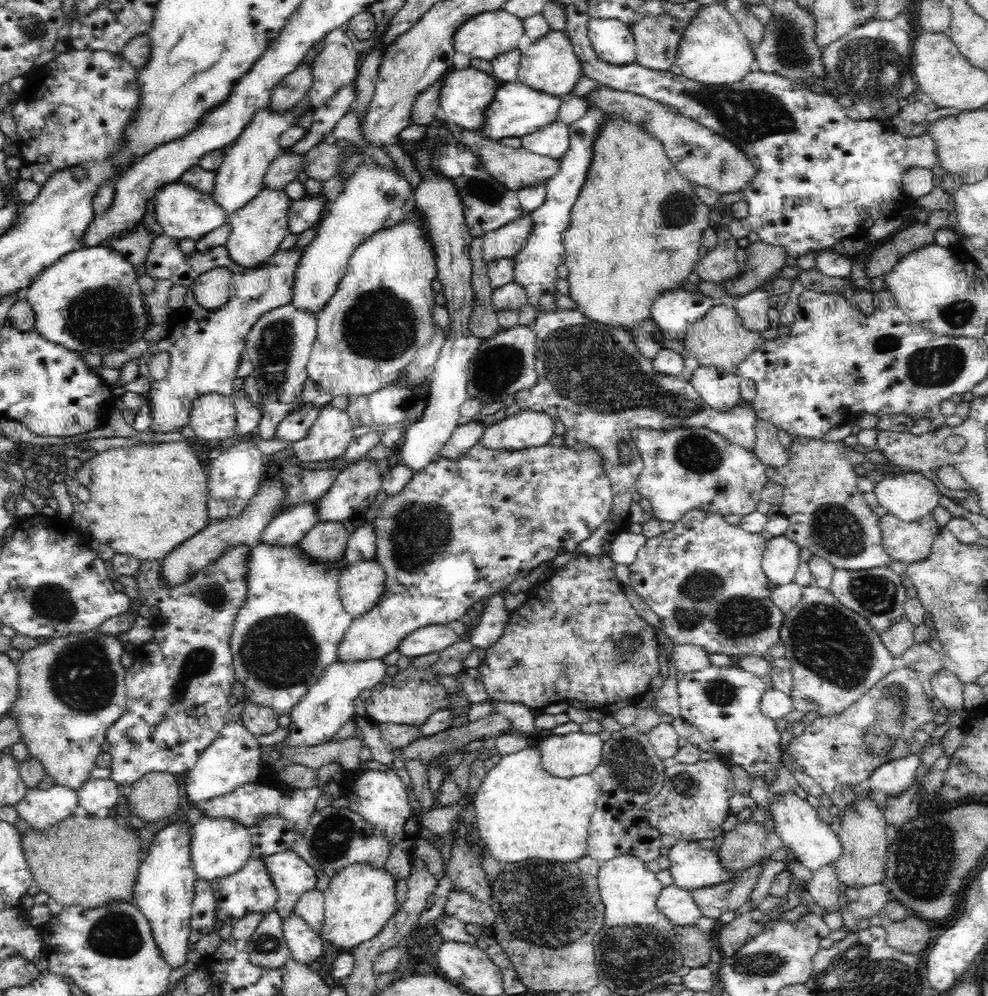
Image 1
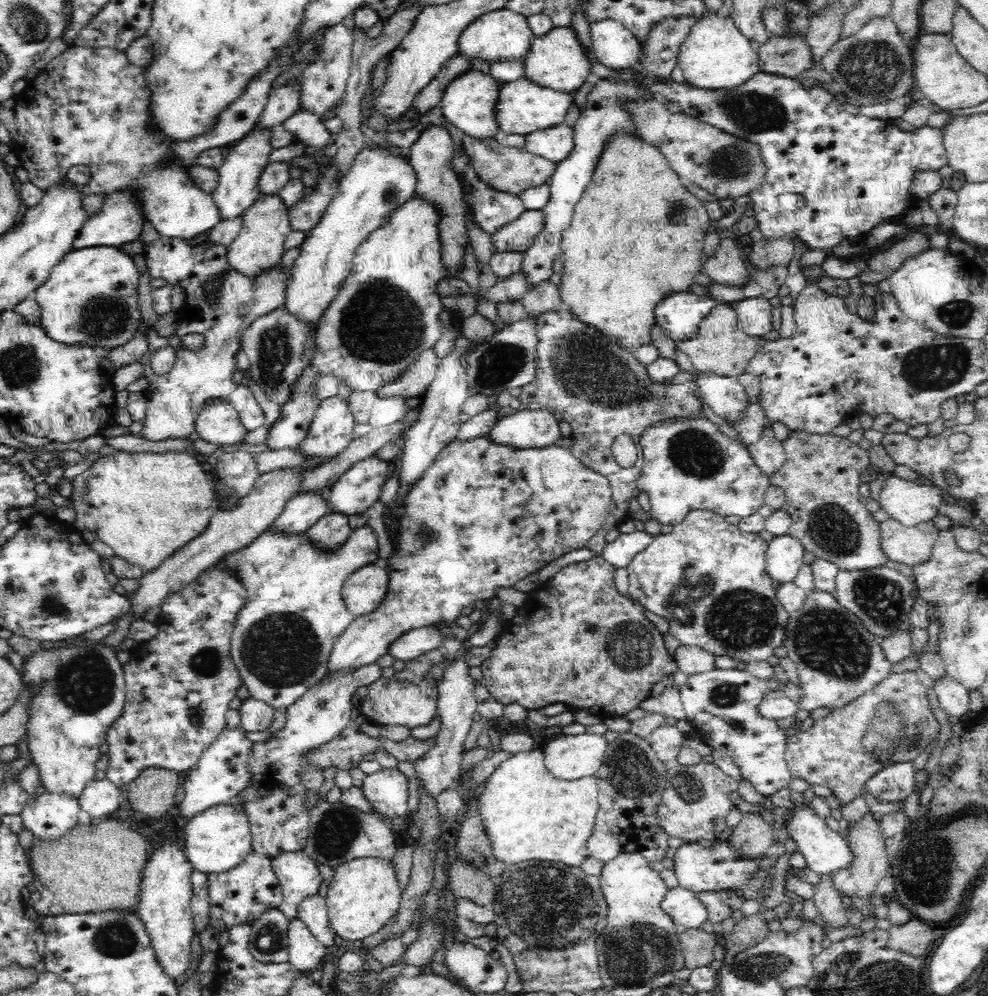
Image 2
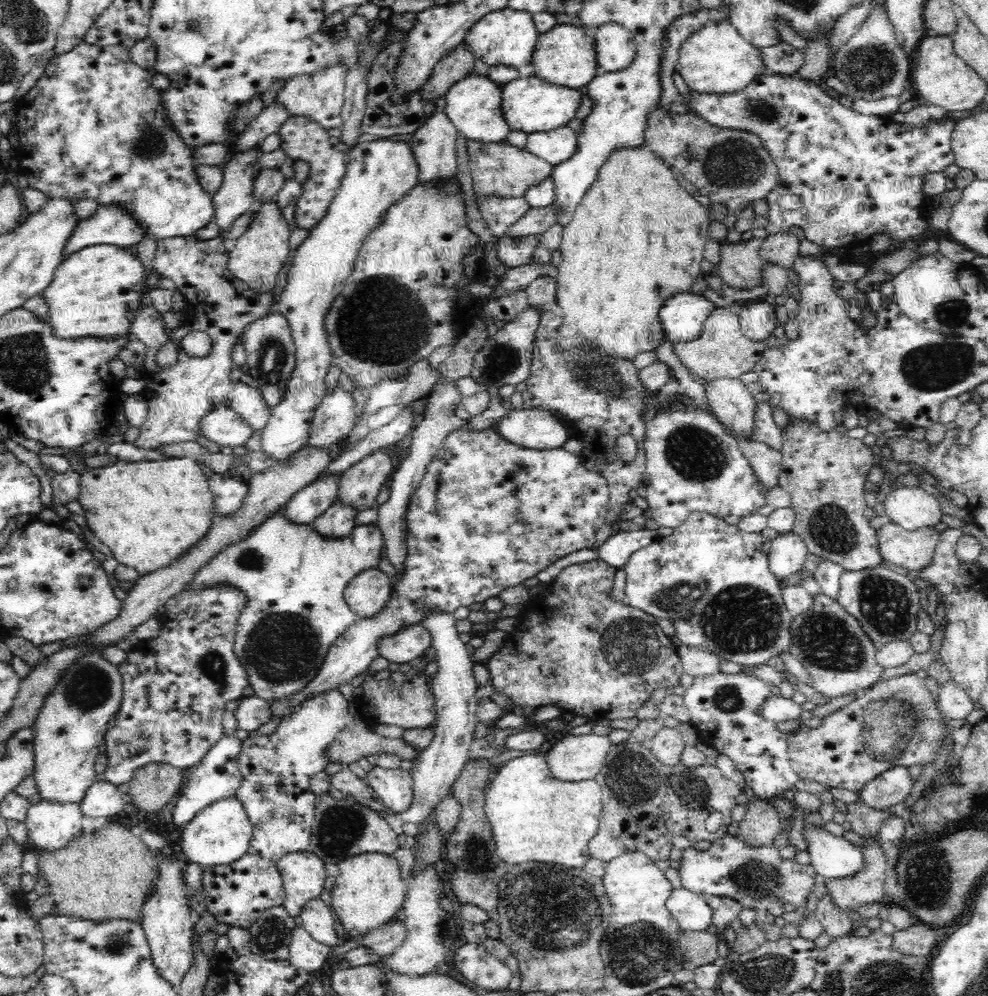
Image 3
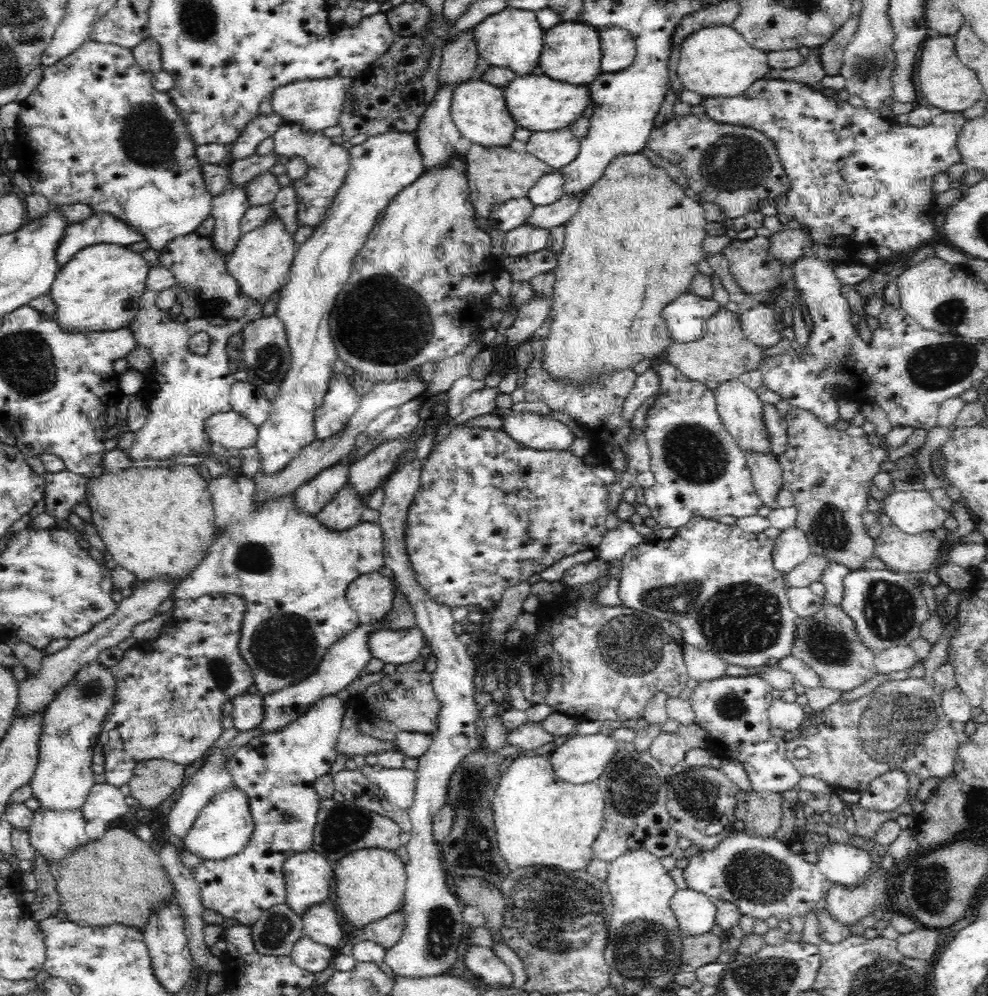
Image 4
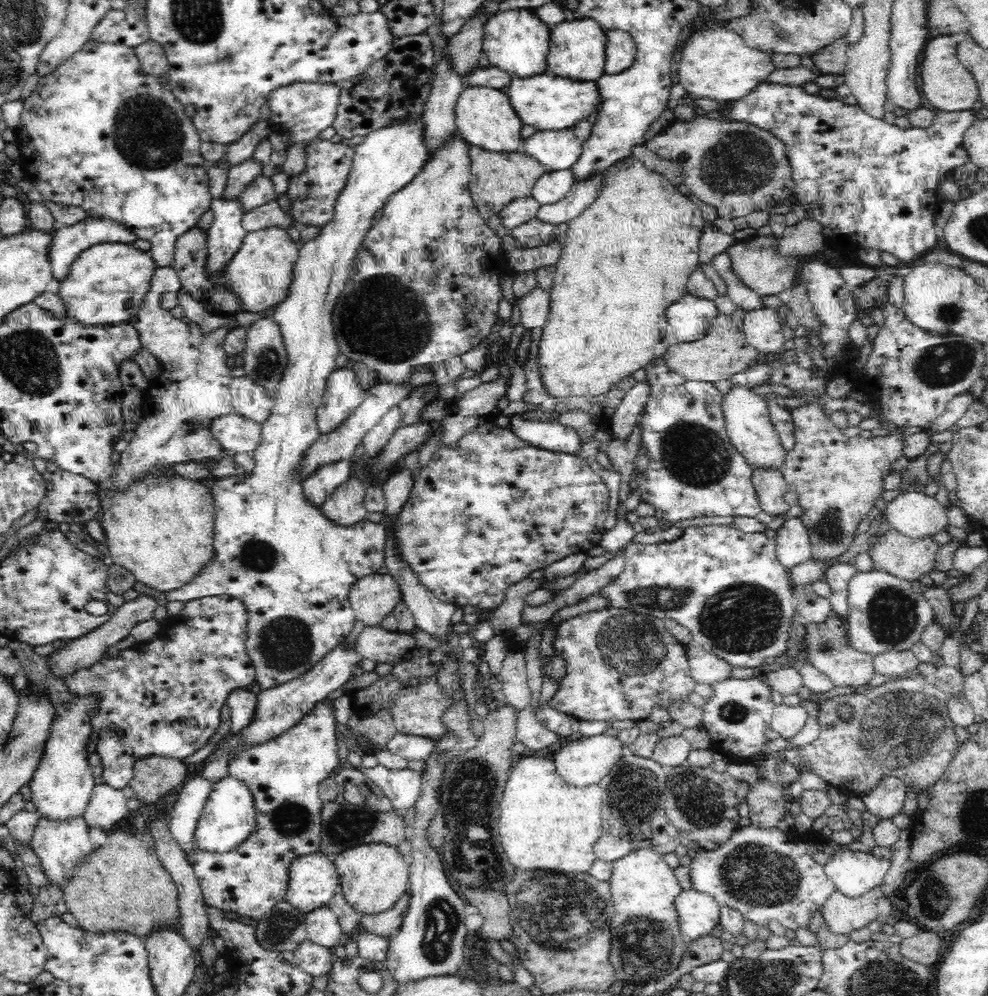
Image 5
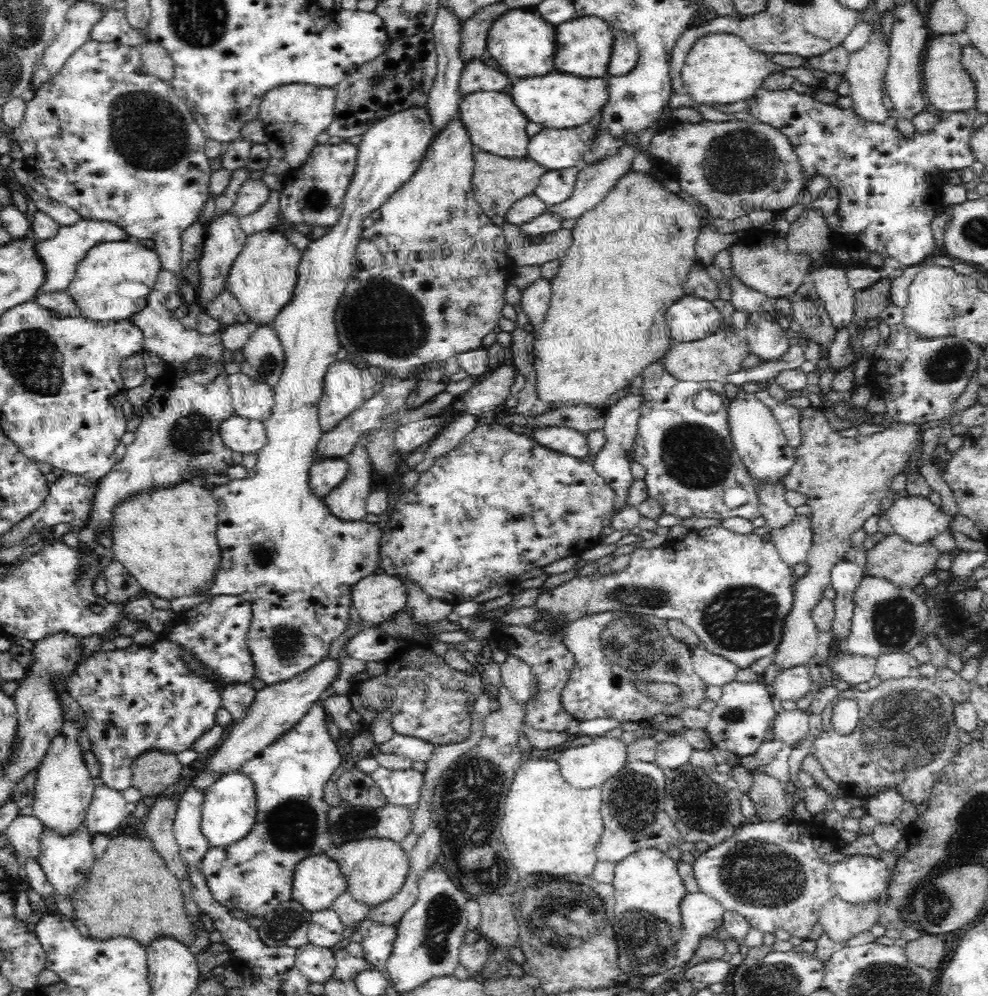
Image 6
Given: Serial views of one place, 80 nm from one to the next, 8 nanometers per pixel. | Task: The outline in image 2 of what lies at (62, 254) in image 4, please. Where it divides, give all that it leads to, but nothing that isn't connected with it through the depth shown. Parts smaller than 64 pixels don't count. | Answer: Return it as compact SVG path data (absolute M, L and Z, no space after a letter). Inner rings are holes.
M132 189L114 192L104 199L104 204L98 214L86 219L79 235L74 239L73 250L102 245L118 247L126 242L134 242L140 238L144 221L141 206L139 206L138 199Z

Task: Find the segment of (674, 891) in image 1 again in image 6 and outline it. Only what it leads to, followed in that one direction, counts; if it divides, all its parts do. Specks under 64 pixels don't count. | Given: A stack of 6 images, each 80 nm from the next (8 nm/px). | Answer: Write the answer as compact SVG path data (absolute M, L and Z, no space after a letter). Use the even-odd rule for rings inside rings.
M701 891L689 893L680 904L683 935L676 946L677 967L695 956L700 942L722 925L725 911L714 899Z

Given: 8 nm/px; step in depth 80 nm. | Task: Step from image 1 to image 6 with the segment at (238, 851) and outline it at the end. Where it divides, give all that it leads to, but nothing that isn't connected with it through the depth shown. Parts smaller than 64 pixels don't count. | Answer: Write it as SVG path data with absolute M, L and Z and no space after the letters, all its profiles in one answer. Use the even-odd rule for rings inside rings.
M240 771L222 775L211 784L203 800L200 831L209 847L223 847L238 842L252 830L258 816L256 789L250 777Z

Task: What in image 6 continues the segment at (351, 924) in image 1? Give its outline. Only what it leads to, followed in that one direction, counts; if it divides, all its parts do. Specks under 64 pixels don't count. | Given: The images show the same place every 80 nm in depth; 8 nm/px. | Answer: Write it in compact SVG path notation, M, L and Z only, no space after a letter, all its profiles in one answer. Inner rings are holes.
M388 838L356 839L337 846L330 847L325 852L330 858L339 862L342 874L348 882L348 892L352 897L371 908L376 908L396 897L407 881L409 872L409 856L400 847L399 842Z

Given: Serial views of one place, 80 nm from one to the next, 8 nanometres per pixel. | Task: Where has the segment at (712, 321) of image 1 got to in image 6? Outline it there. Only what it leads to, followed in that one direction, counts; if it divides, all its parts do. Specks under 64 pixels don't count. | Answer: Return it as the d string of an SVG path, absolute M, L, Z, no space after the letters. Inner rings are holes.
M723 320L718 322L716 330L706 338L692 342L676 343L663 356L665 369L674 377L688 382L727 382L729 374L741 369L742 360L749 350L749 343L737 331L730 331Z

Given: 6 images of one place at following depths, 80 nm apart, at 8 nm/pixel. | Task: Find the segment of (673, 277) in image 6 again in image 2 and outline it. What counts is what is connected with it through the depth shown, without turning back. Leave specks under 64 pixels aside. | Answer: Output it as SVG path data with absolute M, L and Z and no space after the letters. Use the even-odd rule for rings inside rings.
M616 134L604 146L604 150L600 154L600 160L596 162L592 180L583 196L576 203L573 218L568 228L563 230L561 247L564 270L560 276L561 284L559 286L561 299L569 306L569 311L575 316L576 320L599 330L608 340L613 340L620 348L633 350L638 348L638 346L642 346L642 344L652 344L650 330L652 330L652 326L657 324L656 315L654 314L656 304L664 300L669 294L688 291L690 286L694 284L694 276L701 272L704 238L706 238L707 230L715 222L710 219L706 207L704 207L704 202L700 198L696 198L694 194L691 194L686 187L687 183L682 180L678 173L671 169L666 157L660 152L659 148L642 140L636 134L634 136Z

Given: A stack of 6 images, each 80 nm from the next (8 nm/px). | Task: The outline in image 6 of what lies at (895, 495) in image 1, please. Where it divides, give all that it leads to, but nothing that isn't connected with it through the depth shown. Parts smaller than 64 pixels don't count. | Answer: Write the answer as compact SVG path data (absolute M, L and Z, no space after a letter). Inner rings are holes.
M899 497L886 513L894 533L914 545L930 542L949 529L950 517L928 497Z

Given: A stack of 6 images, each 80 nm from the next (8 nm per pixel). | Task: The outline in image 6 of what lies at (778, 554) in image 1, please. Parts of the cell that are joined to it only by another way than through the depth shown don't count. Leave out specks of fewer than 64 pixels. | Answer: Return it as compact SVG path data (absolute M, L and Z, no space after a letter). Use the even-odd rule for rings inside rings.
M806 515L794 516L792 522L780 529L770 529L770 536L788 566L806 562L807 554L813 546L812 526Z

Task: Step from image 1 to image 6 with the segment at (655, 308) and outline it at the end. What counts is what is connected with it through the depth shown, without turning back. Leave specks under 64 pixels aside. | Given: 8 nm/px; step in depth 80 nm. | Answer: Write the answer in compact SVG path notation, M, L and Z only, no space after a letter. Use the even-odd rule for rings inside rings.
M685 294L668 307L665 319L671 339L685 343L712 334L723 317L712 301Z

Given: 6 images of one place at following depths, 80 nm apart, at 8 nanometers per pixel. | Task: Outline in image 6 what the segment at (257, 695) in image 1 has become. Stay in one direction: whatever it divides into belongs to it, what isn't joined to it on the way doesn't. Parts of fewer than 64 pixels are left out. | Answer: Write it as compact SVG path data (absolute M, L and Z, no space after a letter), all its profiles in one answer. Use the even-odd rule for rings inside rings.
M426 105L421 107L412 107L406 110L395 112L394 114L386 115L376 121L376 124L365 132L362 133L361 141L358 145L358 158L356 158L356 170L350 181L348 191L343 198L342 210L340 210L340 218L338 222L335 222L333 226L322 236L322 238L311 240L308 243L308 248L302 252L302 258L300 258L300 264L298 266L298 278L296 280L295 292L292 296L292 300L280 310L278 316L274 318L273 327L275 332L282 343L283 353L285 354L285 365L280 375L280 380L276 383L273 389L273 398L275 399L275 406L272 408L272 414L270 418L263 422L266 428L268 436L268 443L257 453L257 465L253 473L248 477L240 480L233 479L229 480L227 484L211 486L214 498L218 503L218 518L217 518L217 542L220 547L220 566L212 578L212 584L206 588L206 590L198 590L196 594L192 595L203 595L203 594L215 594L215 595L232 595L242 597L245 601L248 601L250 607L252 607L252 622L247 634L247 645L253 660L255 667L255 676L258 679L265 682L266 685L281 683L289 681L296 676L302 674L306 670L312 668L313 665L326 658L327 652L329 651L331 642L337 639L352 622L354 613L352 609L352 588L353 586L365 576L372 575L374 570L379 568L380 564L380 540L382 540L382 530L378 527L378 524L370 524L365 520L358 522L347 522L336 517L332 514L332 511L328 509L328 505L324 503L324 499L320 499L312 489L310 489L309 471L315 463L315 453L317 452L316 446L320 443L321 437L325 434L322 431L319 422L319 403L320 398L324 393L324 375L327 373L329 366L336 360L336 354L341 348L341 342L339 341L338 329L336 326L336 310L340 304L340 298L346 290L348 279L352 274L352 265L355 257L355 250L357 244L360 242L361 234L369 222L369 215L373 210L380 208L388 198L392 197L405 182L410 180L410 177L416 172L418 166L420 166L423 156L428 150L428 146L432 142L434 136L434 125L432 125L432 119L430 119L430 113L426 109Z

